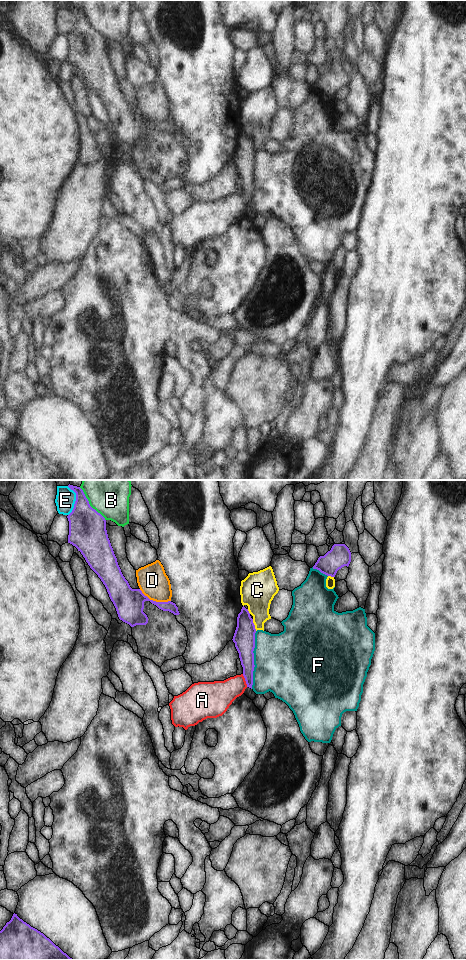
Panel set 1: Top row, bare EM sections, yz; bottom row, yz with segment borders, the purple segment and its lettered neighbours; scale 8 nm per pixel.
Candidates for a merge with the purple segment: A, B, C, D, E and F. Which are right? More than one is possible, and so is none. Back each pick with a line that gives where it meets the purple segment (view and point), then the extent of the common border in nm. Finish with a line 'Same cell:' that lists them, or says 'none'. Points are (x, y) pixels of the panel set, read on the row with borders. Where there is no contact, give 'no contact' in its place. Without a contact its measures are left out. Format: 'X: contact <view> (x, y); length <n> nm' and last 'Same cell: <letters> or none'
Same cell: none

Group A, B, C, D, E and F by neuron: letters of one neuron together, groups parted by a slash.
A C / B / D / E / F

